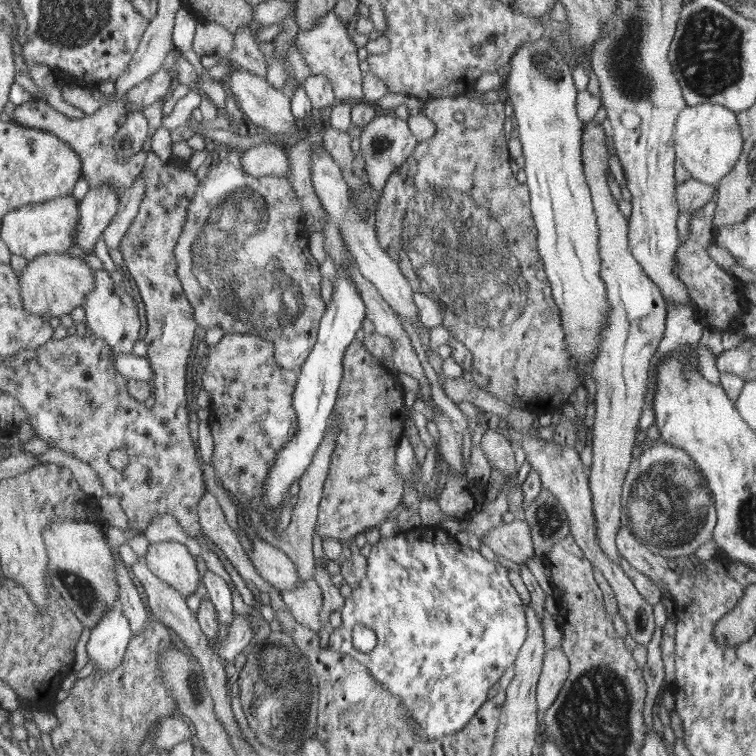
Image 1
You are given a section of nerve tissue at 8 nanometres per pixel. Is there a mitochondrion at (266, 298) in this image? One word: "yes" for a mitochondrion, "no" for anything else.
yes

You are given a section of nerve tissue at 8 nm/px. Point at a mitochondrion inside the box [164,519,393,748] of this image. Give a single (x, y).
(265, 658)

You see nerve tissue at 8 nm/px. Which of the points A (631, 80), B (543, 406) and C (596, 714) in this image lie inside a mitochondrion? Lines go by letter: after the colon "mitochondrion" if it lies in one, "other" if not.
A: mitochondrion
B: other
C: mitochondrion

